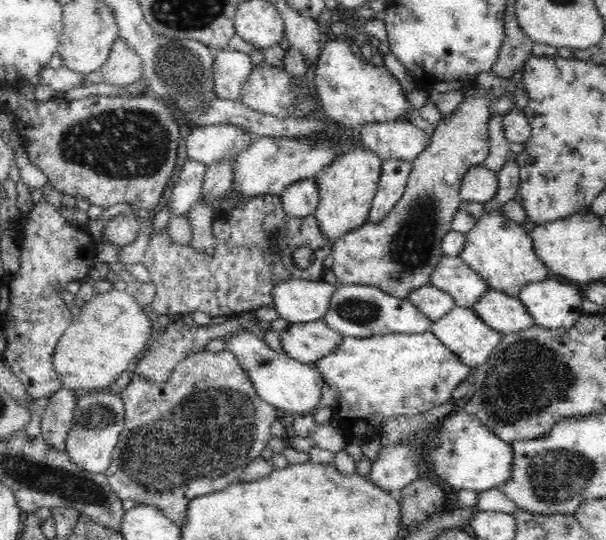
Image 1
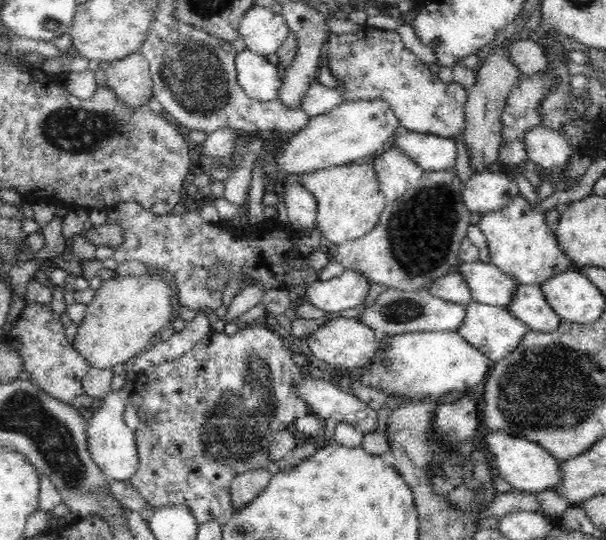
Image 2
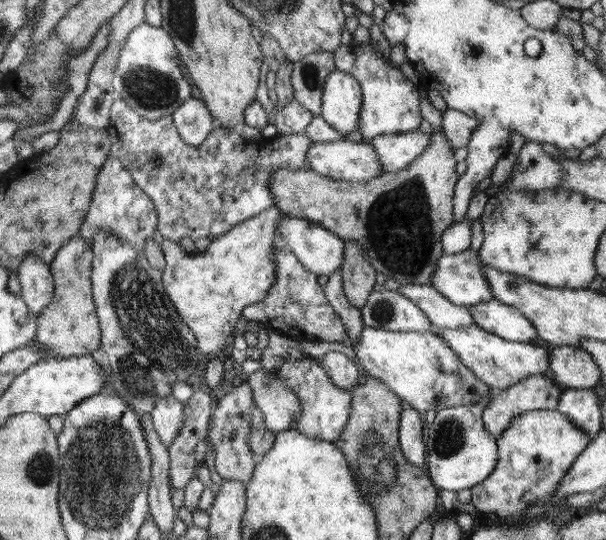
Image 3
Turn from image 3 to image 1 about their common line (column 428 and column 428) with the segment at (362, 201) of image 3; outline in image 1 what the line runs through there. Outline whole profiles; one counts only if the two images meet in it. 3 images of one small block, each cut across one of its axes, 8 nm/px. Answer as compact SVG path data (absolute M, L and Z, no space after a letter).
M468 87L464 101L448 117L442 117L429 136L430 146L412 162L412 168L405 186L402 198L397 202L388 217L378 224L365 223L351 230L340 238L333 239L332 256L334 258L331 270L339 283L349 285L375 286L386 294L396 298L407 298L417 288L428 285L437 262L445 255L441 249L444 235L452 229L452 220L458 212L462 201L459 195L464 174L470 167L483 164L489 156L490 137L488 125L491 120L491 90Z

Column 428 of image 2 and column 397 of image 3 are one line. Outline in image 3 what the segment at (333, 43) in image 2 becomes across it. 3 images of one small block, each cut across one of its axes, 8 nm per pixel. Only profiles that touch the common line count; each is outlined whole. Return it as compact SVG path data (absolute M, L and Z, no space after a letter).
M354 41L349 45L341 44L333 52L335 68L352 77L360 83L363 93L362 110L360 110L360 128L364 140L389 135L416 131L423 118L420 111L420 93L417 85L411 83L408 76L397 64L391 61L386 63L379 49L375 49L369 43L356 45Z

